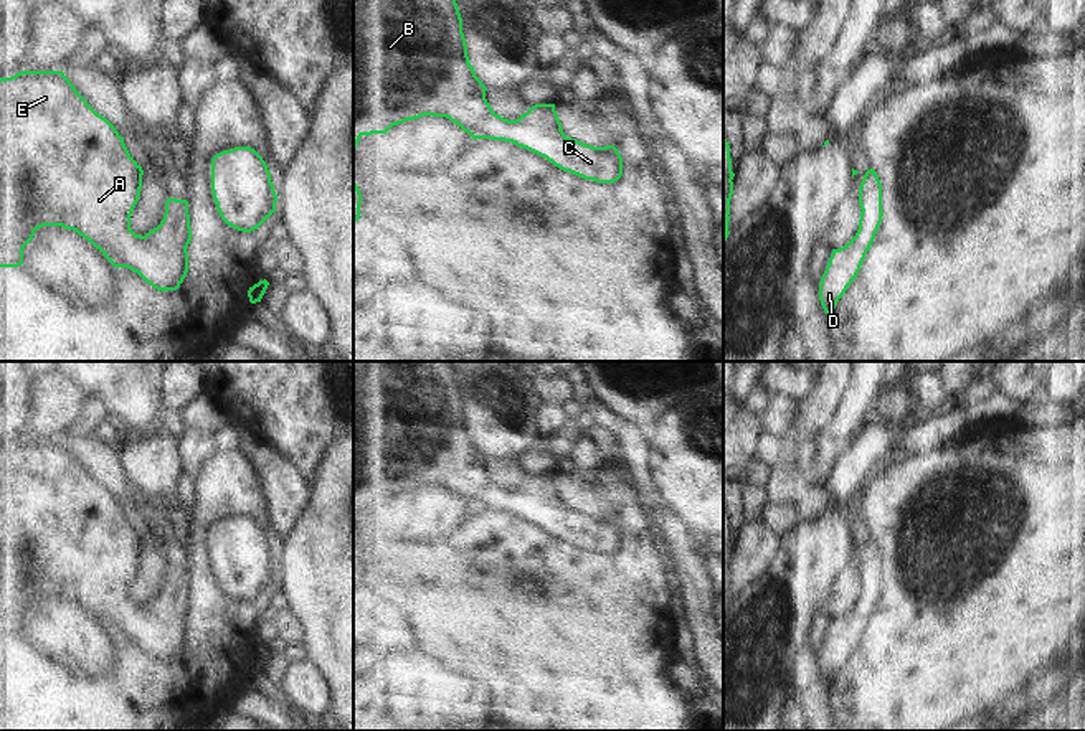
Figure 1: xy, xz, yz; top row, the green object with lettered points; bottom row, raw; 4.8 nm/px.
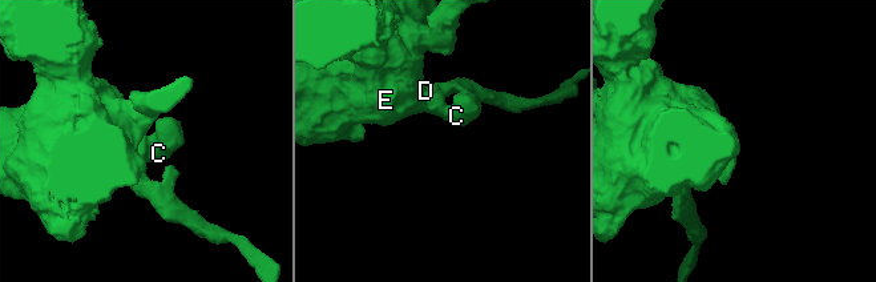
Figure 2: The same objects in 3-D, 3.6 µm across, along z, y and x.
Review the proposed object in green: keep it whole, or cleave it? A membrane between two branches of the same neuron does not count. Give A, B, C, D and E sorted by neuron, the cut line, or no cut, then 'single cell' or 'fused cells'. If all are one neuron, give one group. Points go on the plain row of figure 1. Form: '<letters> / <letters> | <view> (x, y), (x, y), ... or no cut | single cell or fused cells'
A B C D E | no cut | single cell

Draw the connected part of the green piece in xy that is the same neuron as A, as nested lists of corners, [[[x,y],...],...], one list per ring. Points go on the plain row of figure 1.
[[[21,441],[12,447],[0,447],[0,637],[18,637],[23,634],[23,619],[33,609],[35,601],[43,596],[61,596],[73,599],[88,609],[114,637],[127,637],[137,642],[147,653],[157,660],[177,660],[188,642],[188,614],[192,611],[188,571],[168,568],[165,571],[163,589],[145,606],[130,599],[130,584],[139,571],[142,558],[142,536],[130,526],[124,507],[101,483],[97,483],[88,470],[76,460],[63,441]]]

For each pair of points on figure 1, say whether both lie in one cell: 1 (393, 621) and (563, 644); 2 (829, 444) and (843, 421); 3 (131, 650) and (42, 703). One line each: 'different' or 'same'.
1: different
2: same
3: same

